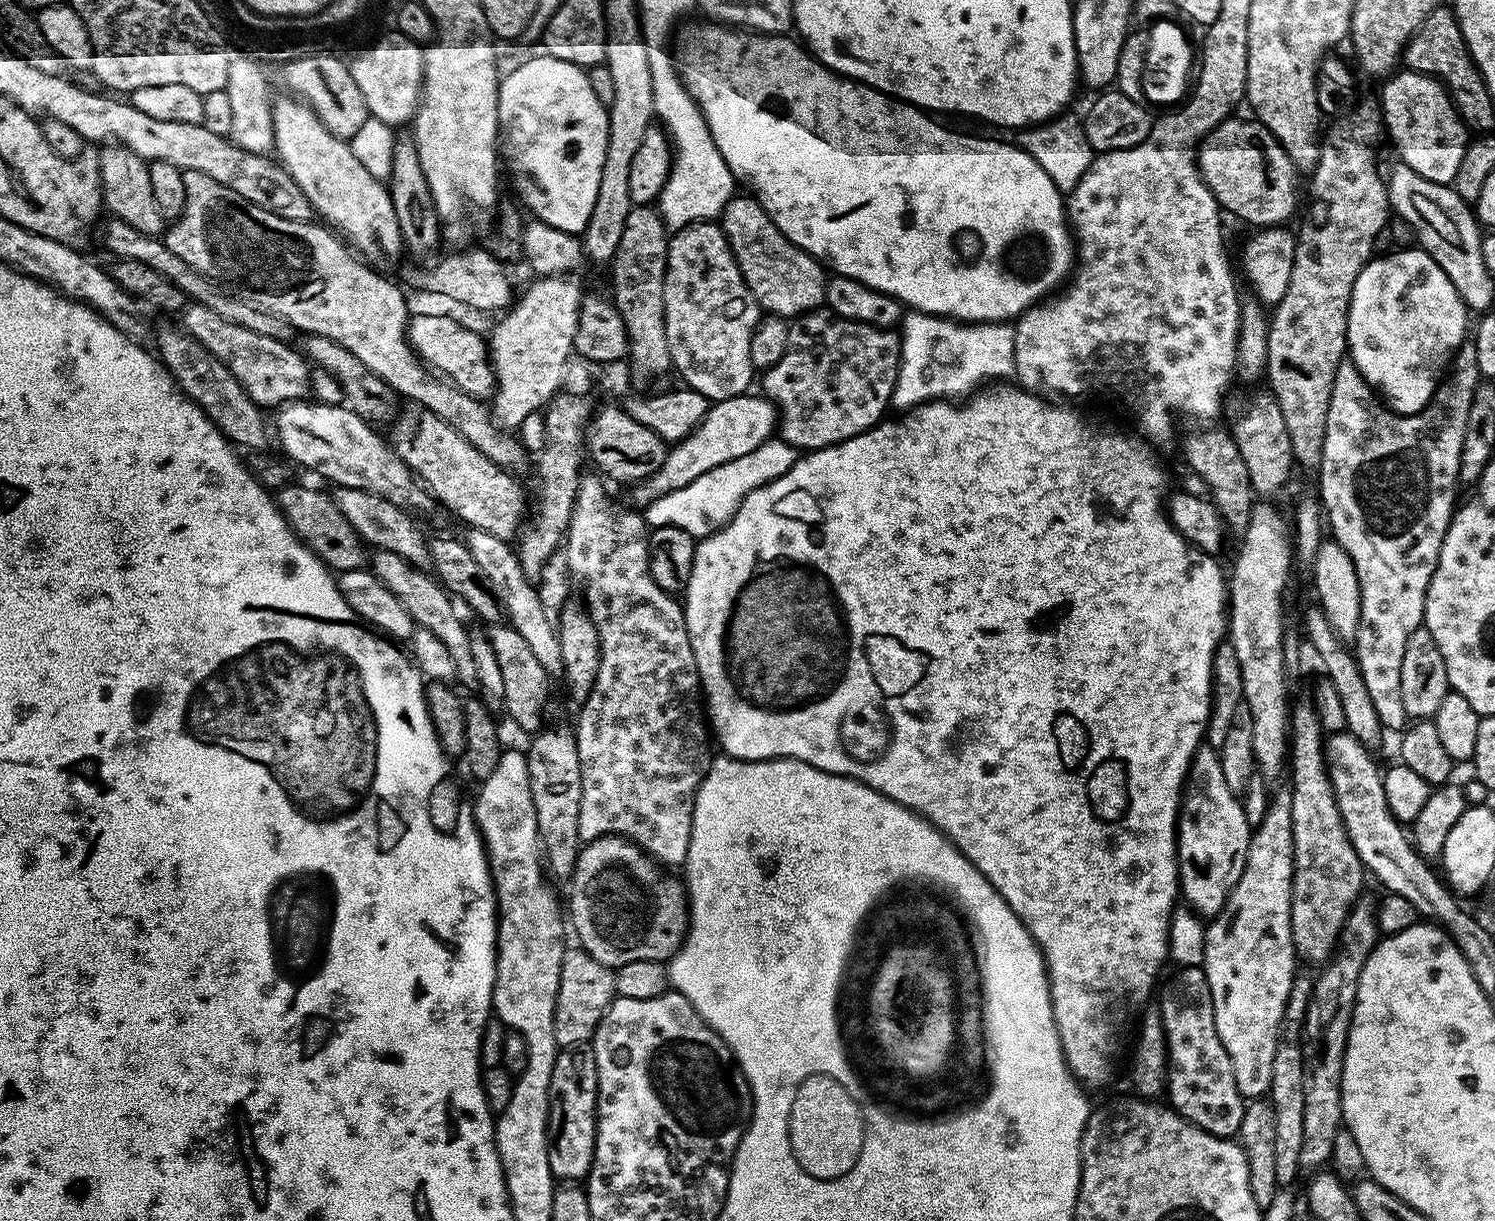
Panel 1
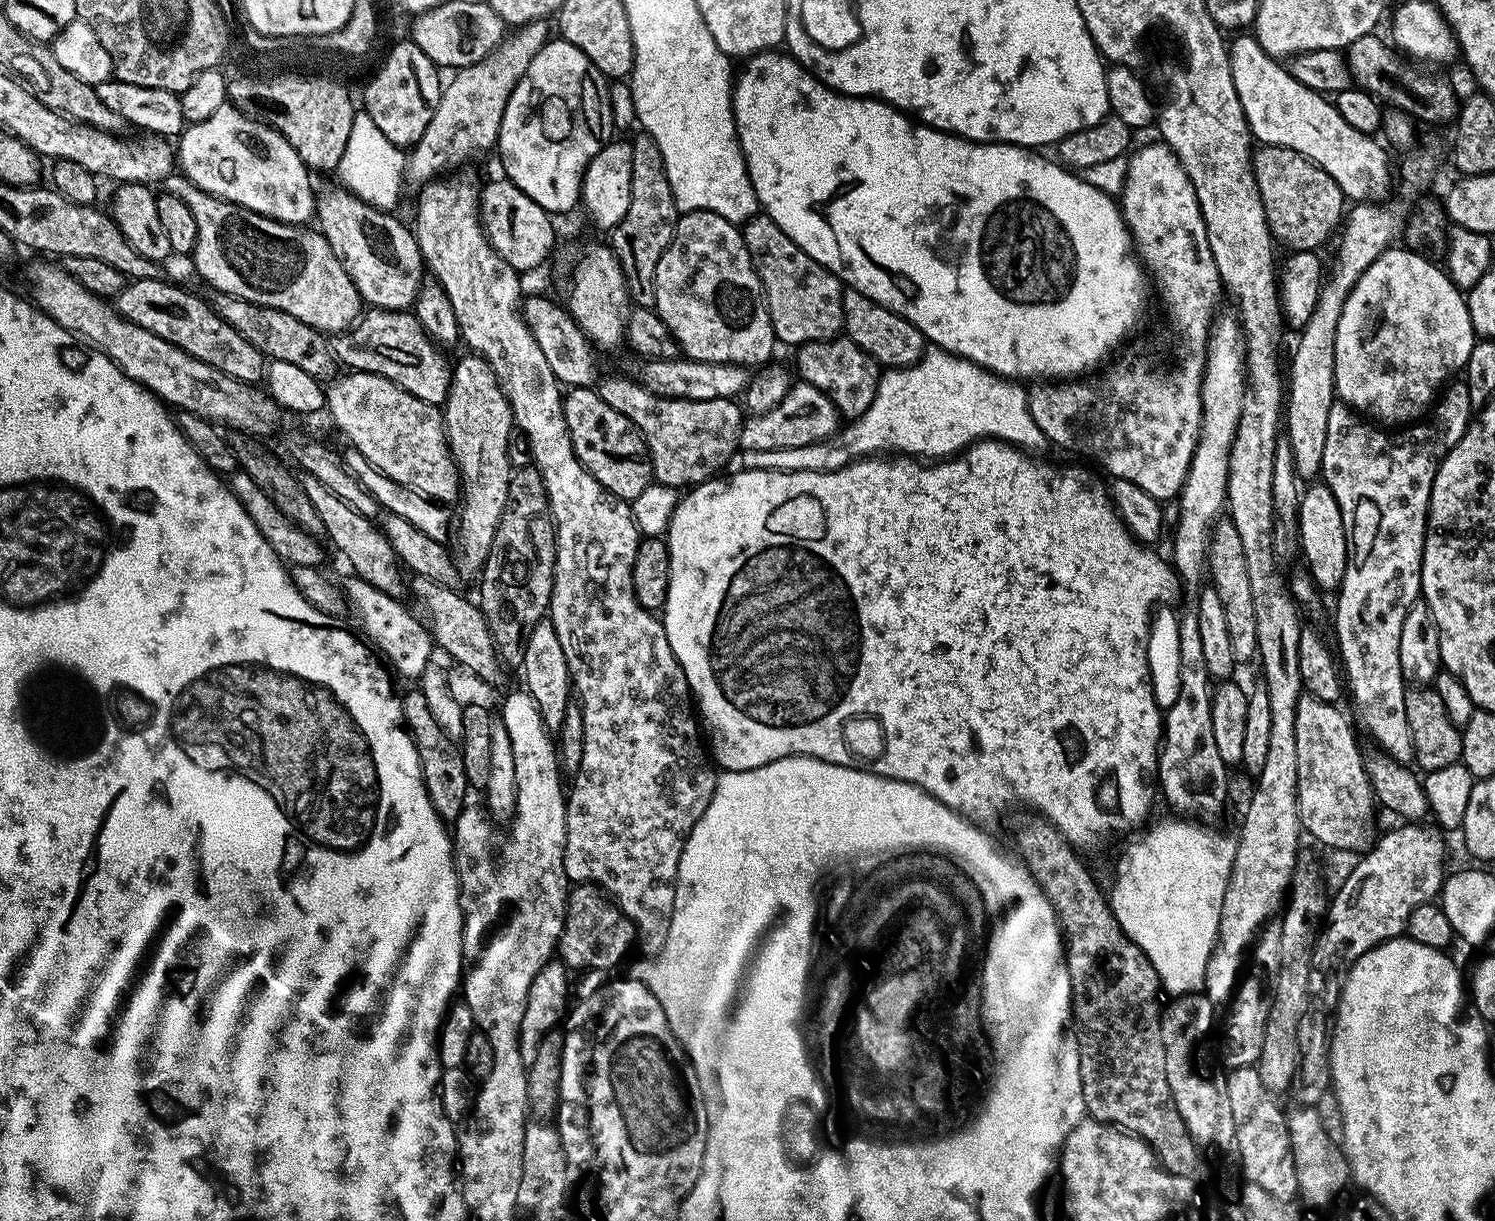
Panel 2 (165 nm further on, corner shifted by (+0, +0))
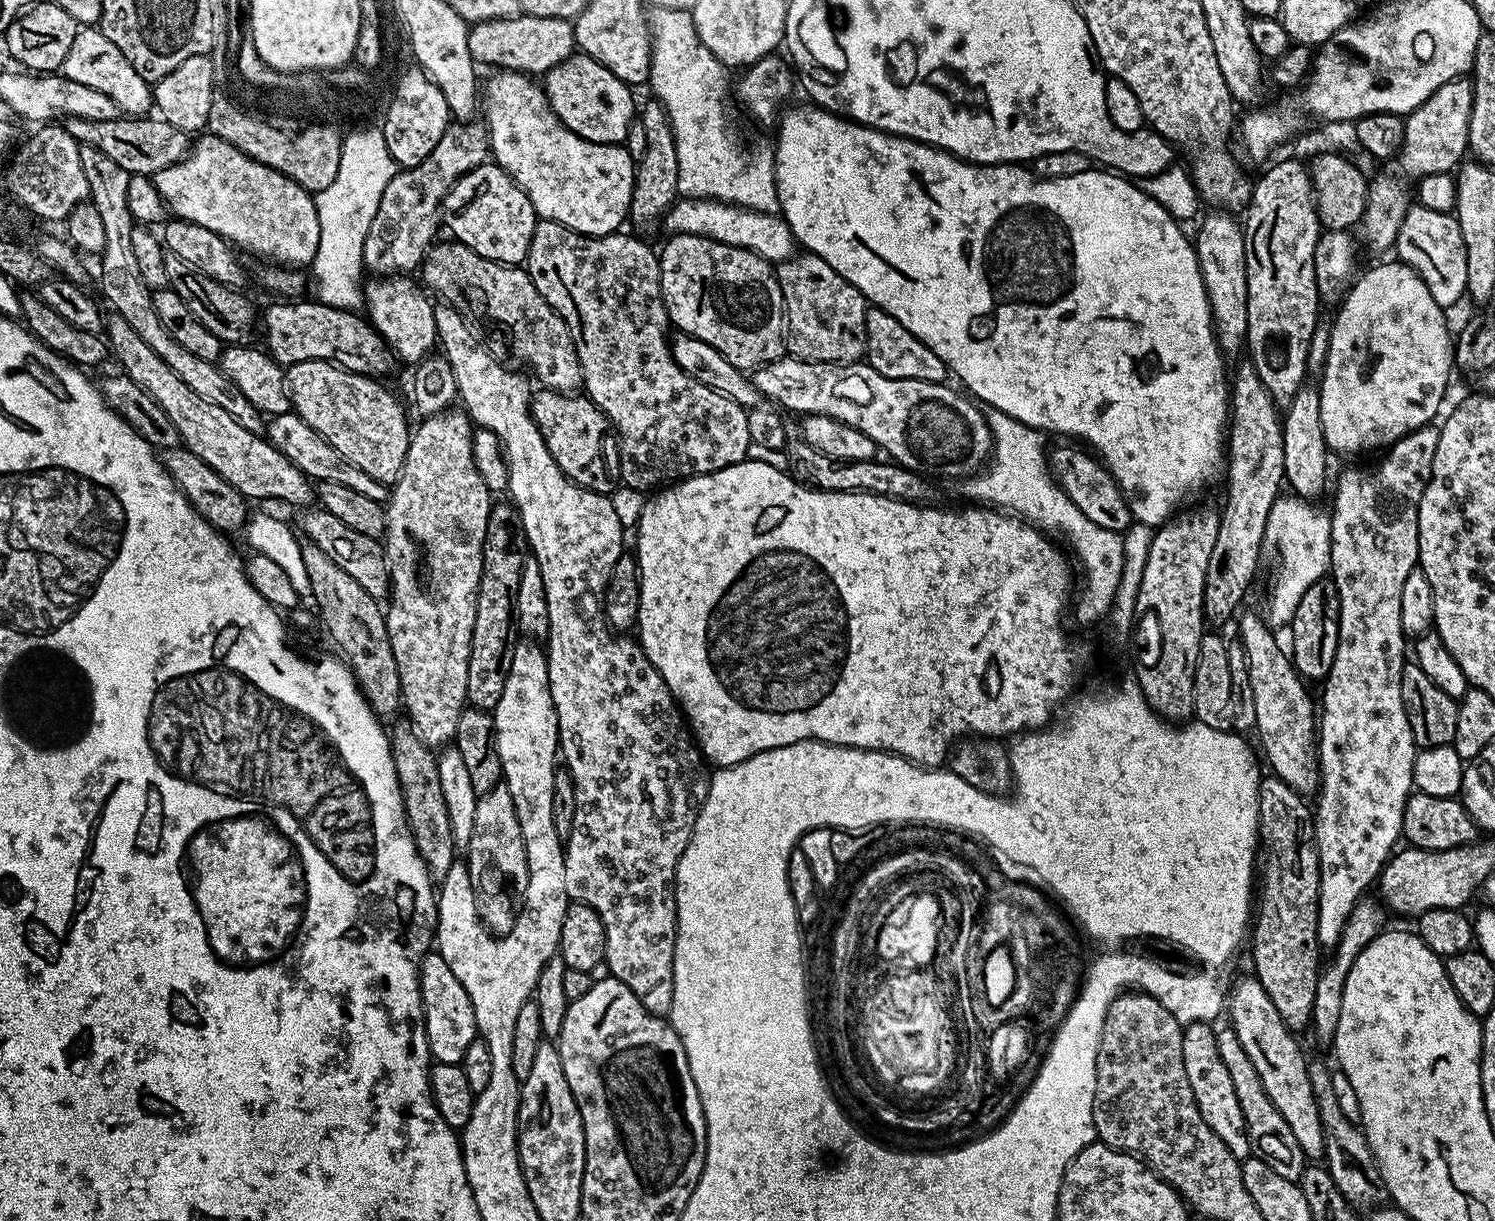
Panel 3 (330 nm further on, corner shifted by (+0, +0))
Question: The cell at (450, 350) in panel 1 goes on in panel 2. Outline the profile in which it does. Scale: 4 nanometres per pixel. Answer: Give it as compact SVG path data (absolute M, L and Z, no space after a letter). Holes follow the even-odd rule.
M368 310L361 315L360 319L352 325L351 329L341 332L331 341L332 351L345 369L358 372L378 374L390 382L394 382L402 390L414 394L427 404L443 405L448 398L448 391L452 385L452 368L443 351L429 338L426 330L421 326L420 320L411 311L386 312L383 310Z

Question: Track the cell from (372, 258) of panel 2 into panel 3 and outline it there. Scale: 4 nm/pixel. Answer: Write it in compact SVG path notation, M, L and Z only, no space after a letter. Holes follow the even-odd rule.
M393 274L387 278L372 278L369 284L367 281L363 285L364 308L372 327L399 359L401 356L404 360L419 362L437 347L438 312L428 301L429 293L410 277L408 274Z

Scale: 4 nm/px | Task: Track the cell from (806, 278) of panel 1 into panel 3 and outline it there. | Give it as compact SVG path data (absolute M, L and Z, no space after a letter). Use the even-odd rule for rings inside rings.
M793 254L779 261L774 271L784 299L786 321L786 344L793 357L817 362L839 362L850 364L860 362L866 356L866 314L869 305L863 294L842 274L838 274L821 256Z

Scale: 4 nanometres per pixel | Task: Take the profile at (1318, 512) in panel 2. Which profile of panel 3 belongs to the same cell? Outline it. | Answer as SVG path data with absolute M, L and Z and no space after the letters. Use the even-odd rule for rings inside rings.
M1303 386L1294 394L1294 402L1283 415L1282 458L1284 459L1284 478L1295 495L1315 501L1324 492L1328 480L1328 456L1330 449L1322 430L1322 410L1320 409L1319 387Z

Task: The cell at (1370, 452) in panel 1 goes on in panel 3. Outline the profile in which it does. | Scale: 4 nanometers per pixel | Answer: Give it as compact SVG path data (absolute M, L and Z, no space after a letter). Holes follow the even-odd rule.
M1436 426L1407 432L1383 453L1384 461L1377 468L1346 469L1336 484L1336 501L1330 507L1330 579L1340 599L1340 637L1334 666L1322 684L1324 713L1318 716L1320 787L1316 804L1314 800L1316 849L1320 863L1318 942L1324 950L1335 949L1354 906L1367 893L1364 891L1377 883L1381 870L1401 843L1404 807L1410 803L1411 796L1408 795L1414 792L1412 771L1418 749L1402 702L1402 670L1406 663L1402 586L1420 559L1418 510L1432 473L1439 437L1440 430Z

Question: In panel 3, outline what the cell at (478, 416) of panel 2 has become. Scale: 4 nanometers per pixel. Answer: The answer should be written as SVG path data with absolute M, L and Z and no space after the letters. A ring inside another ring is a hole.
M452 406L443 412L435 412L433 416L423 417L419 421L421 424L415 425L414 431L411 433L408 441L408 449L406 450L406 458L404 459L404 468L401 470L399 476L396 477L394 483L390 488L390 495L386 501L386 511L388 513L388 527L384 529L382 543L384 546L384 554L388 557L388 573L390 575L390 601L392 605L387 605L386 619L388 622L388 637L390 638L390 646L394 650L394 662L396 669L400 675L400 690L402 693L402 708L406 713L407 719L411 720L413 727L417 734L427 742L428 747L433 750L443 749L445 746L451 745L456 738L456 727L458 726L458 718L464 713L466 701L468 699L468 663L472 657L472 631L474 630L474 618L476 617L476 595L480 592L480 575L484 572L484 539L486 538L486 530L488 529L488 519L492 513L492 506L494 503L493 493L489 492L486 482L482 482L482 474L478 472L478 466L474 464L474 450L472 449L472 434L474 431L473 421L470 419L468 413L461 410L459 407Z

